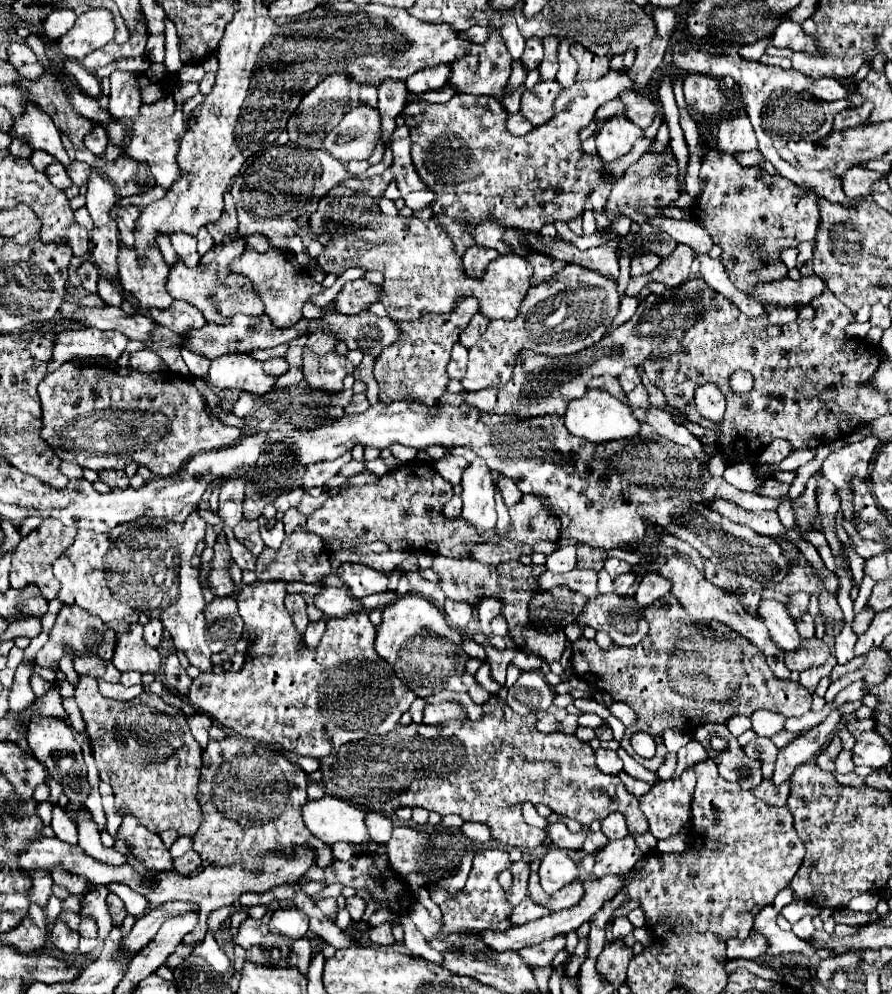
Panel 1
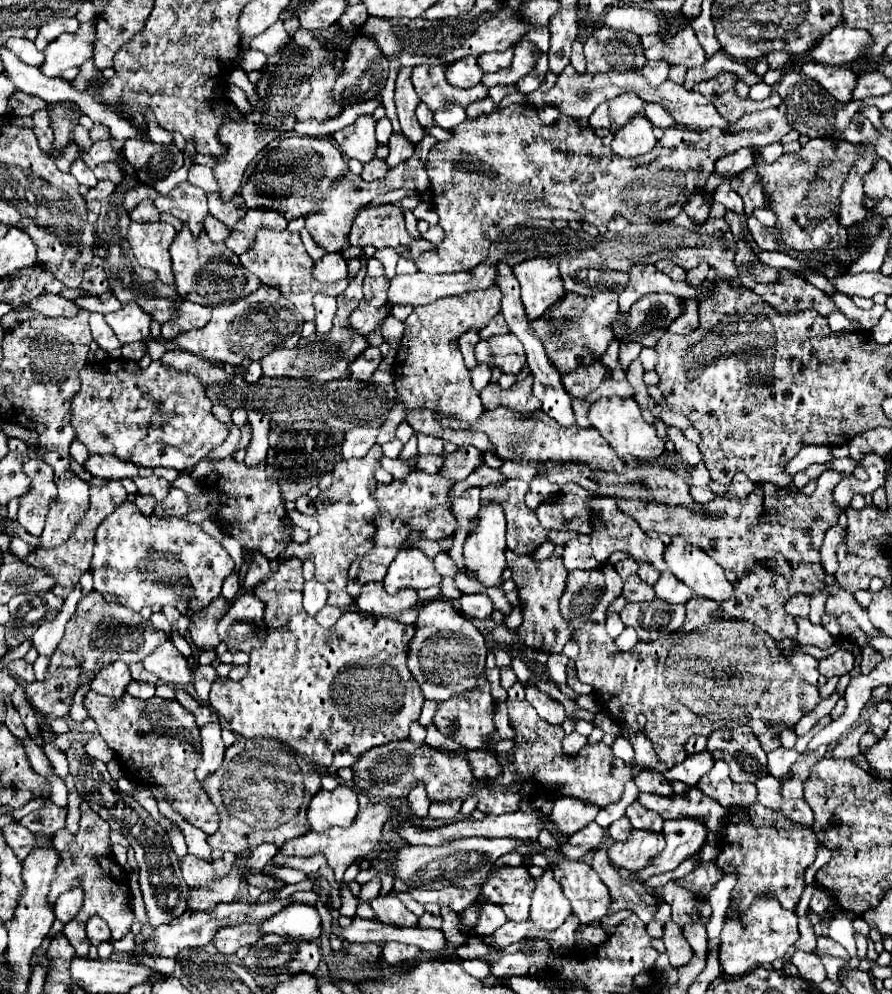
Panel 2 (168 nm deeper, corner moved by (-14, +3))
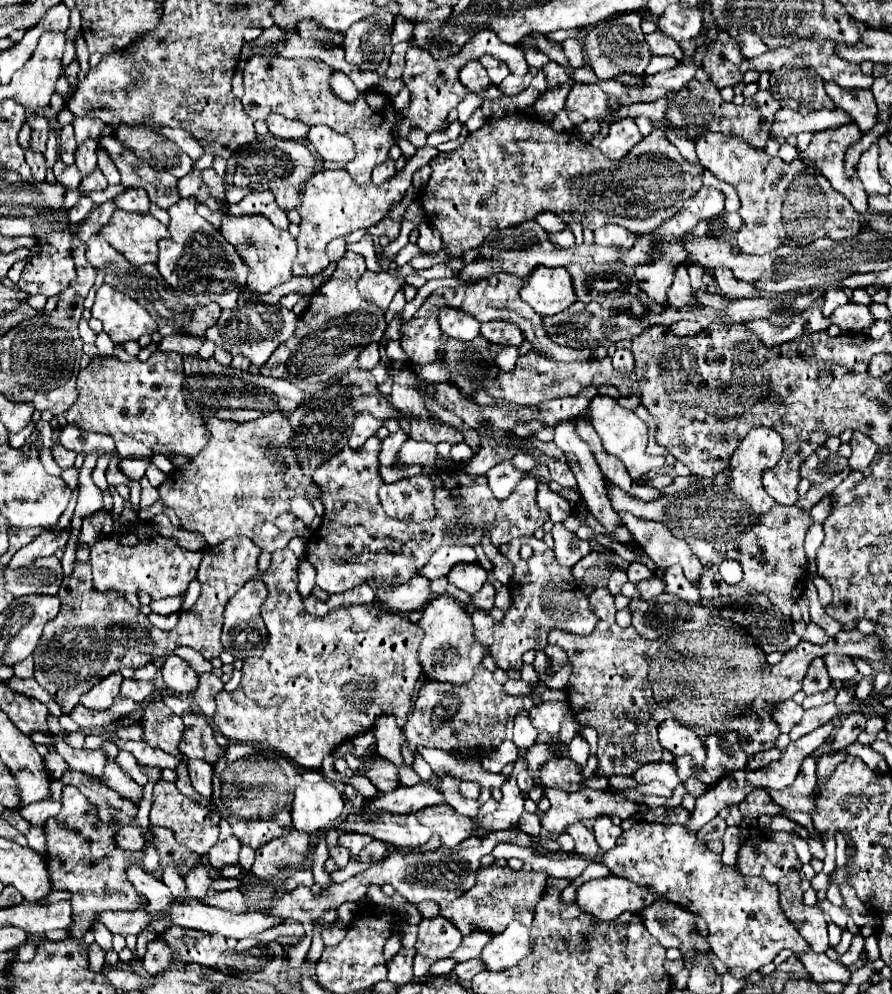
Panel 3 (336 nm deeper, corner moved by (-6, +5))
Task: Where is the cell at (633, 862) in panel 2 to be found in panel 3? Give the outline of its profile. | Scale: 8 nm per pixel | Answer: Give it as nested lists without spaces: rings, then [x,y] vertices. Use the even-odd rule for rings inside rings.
[[[636,822],[630,830],[622,832],[618,838],[616,846],[600,856],[600,862],[608,866],[608,870],[614,876],[628,878],[634,884],[648,886],[656,894],[664,896],[666,900],[690,910],[692,914],[698,914],[704,918],[708,926],[708,942],[712,952],[728,966],[730,974],[736,978],[746,978],[750,972],[770,964],[780,950],[788,948],[794,954],[804,954],[810,952],[810,946],[806,940],[798,934],[794,924],[788,920],[784,914],[780,900],[778,900],[778,888],[770,884],[762,876],[744,876],[740,870],[734,866],[724,866],[720,856],[710,852],[706,848],[706,842],[700,842],[696,832],[690,832],[682,824],[658,824],[658,822]]]

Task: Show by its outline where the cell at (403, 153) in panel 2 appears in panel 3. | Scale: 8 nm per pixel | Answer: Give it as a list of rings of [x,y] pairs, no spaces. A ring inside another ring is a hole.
[[[388,158],[384,164],[378,164],[378,166],[372,170],[372,182],[374,182],[374,184],[384,184],[384,182],[390,180],[394,174],[396,174],[396,170],[394,170],[394,160]]]

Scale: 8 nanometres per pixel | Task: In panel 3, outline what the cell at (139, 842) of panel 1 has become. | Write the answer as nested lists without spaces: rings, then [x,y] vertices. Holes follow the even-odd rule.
[[[238,890],[216,892],[214,896],[202,898],[202,902],[204,902],[204,904],[210,904],[210,906],[214,906],[214,908],[222,908],[222,910],[232,912],[232,914],[246,914],[246,912],[250,912],[248,900],[246,900],[244,894],[238,892]]]

